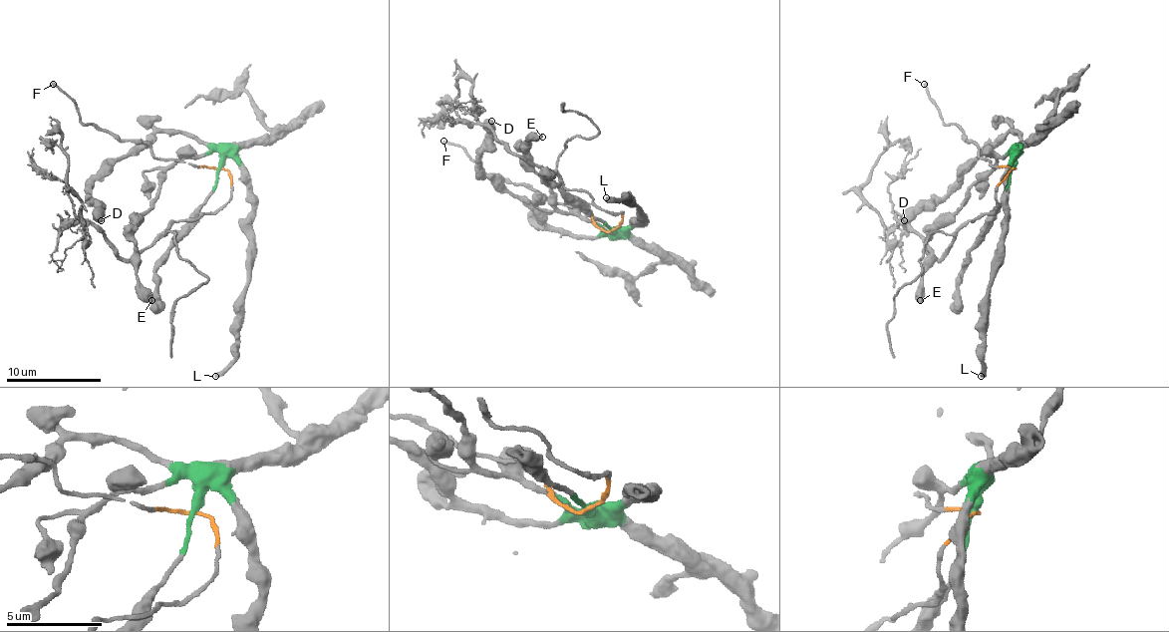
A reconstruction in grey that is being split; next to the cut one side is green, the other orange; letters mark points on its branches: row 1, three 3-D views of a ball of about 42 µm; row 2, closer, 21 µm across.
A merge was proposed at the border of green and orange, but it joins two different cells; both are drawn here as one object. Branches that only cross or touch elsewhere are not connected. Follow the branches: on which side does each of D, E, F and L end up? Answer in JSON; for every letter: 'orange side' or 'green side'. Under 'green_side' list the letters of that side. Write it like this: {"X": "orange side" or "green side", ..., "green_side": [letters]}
{"D": "green side", "E": "green side", "F": "orange side", "L": "green side", "green_side": ["D", "E", "L"]}

